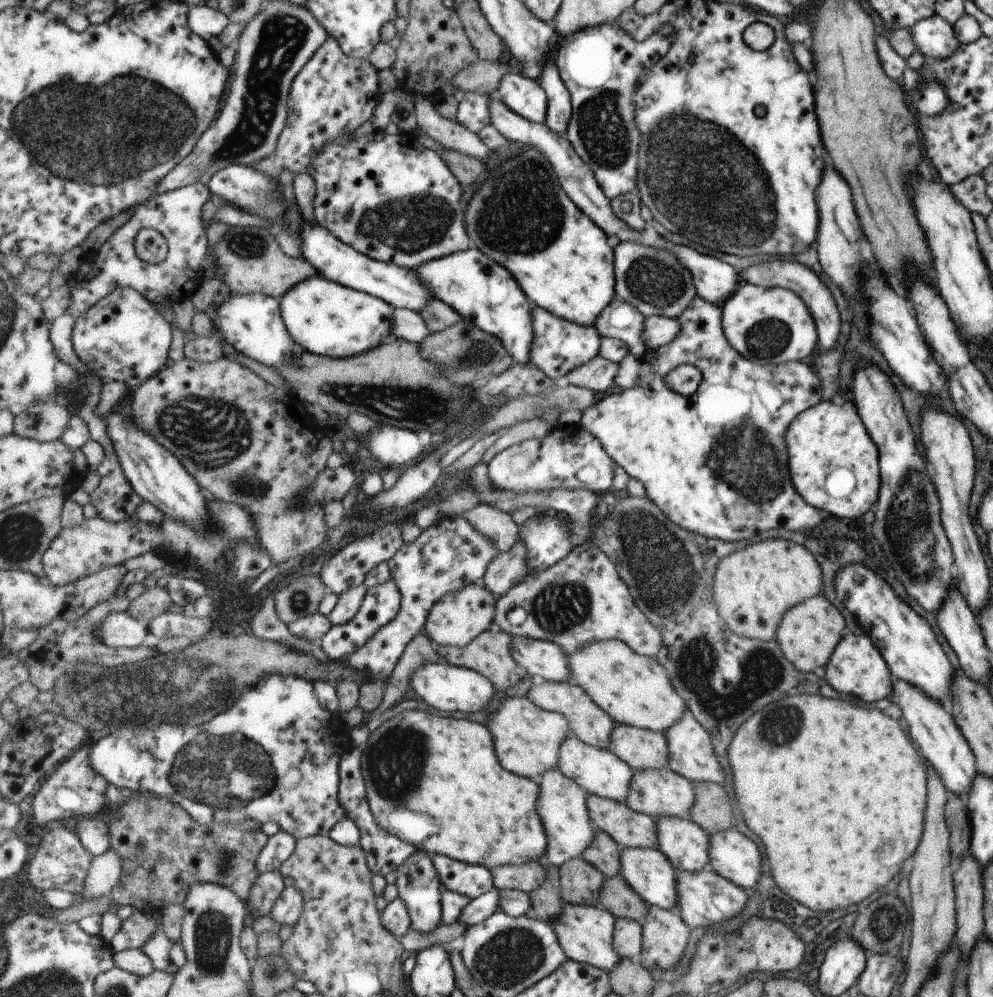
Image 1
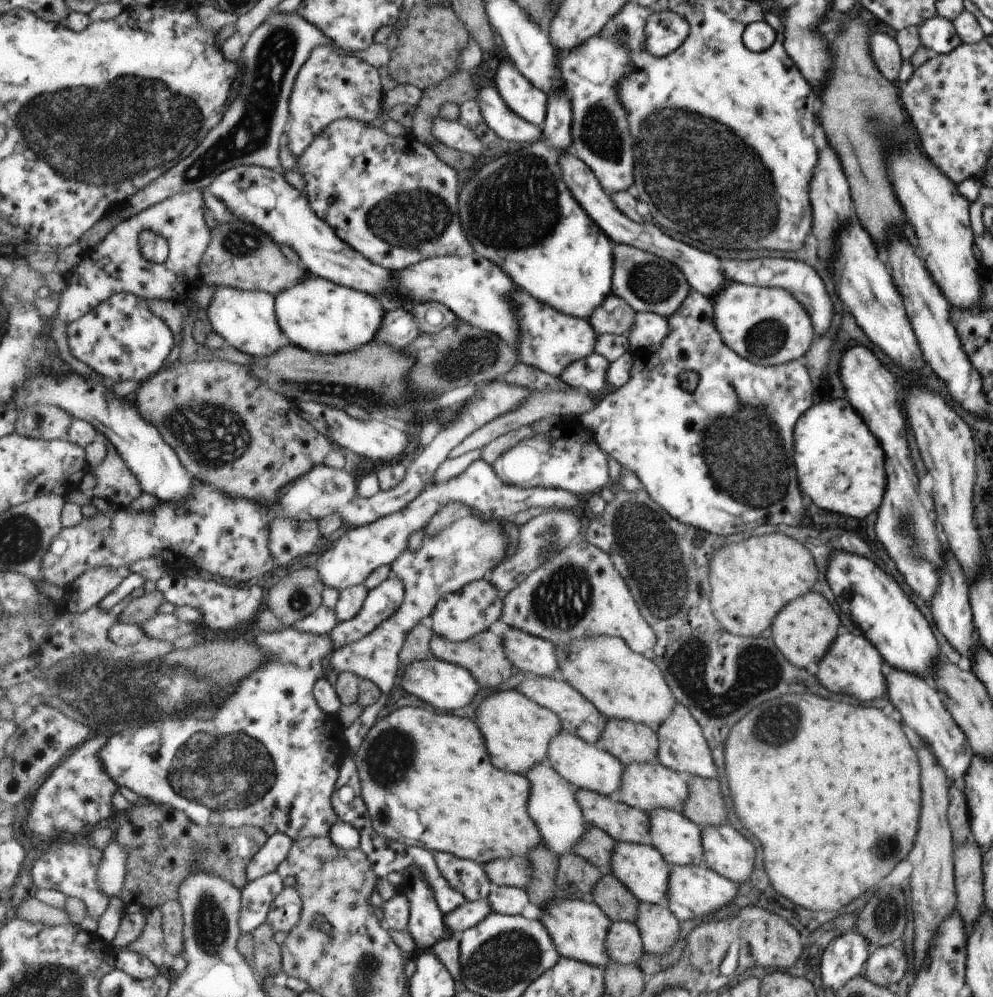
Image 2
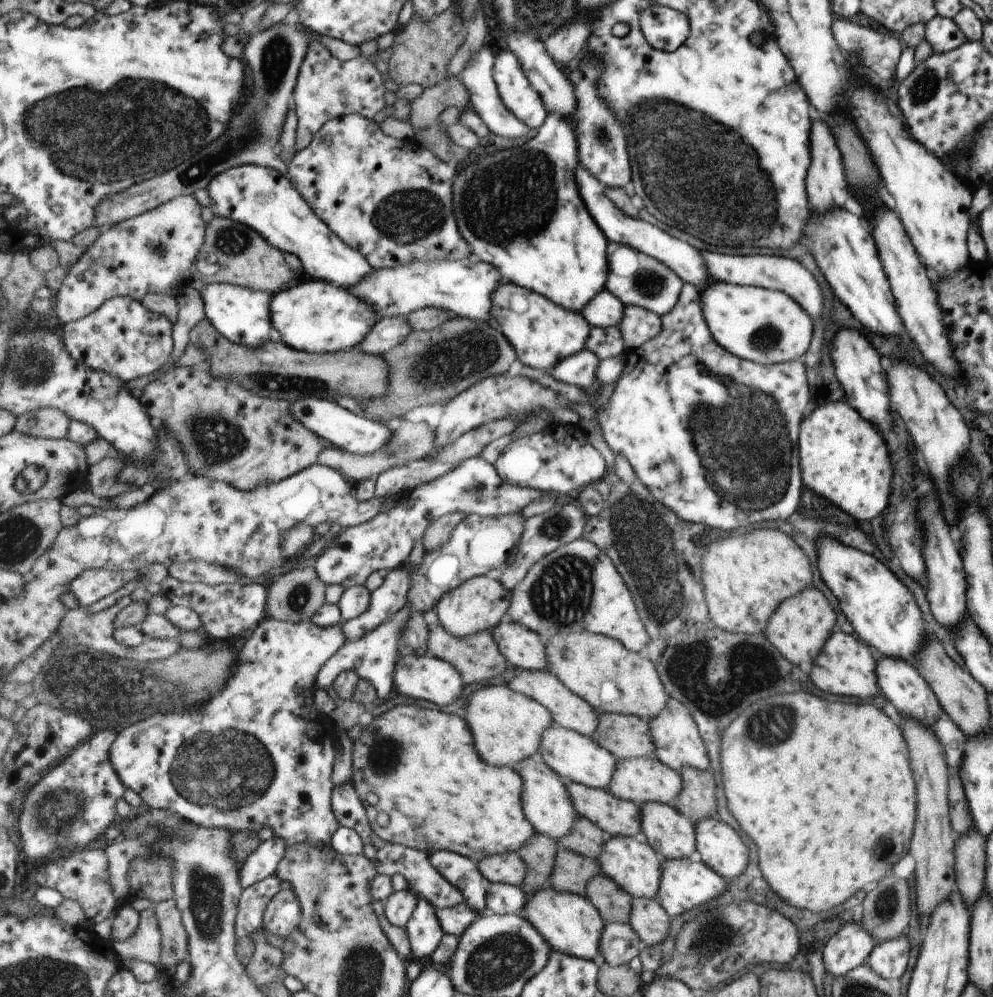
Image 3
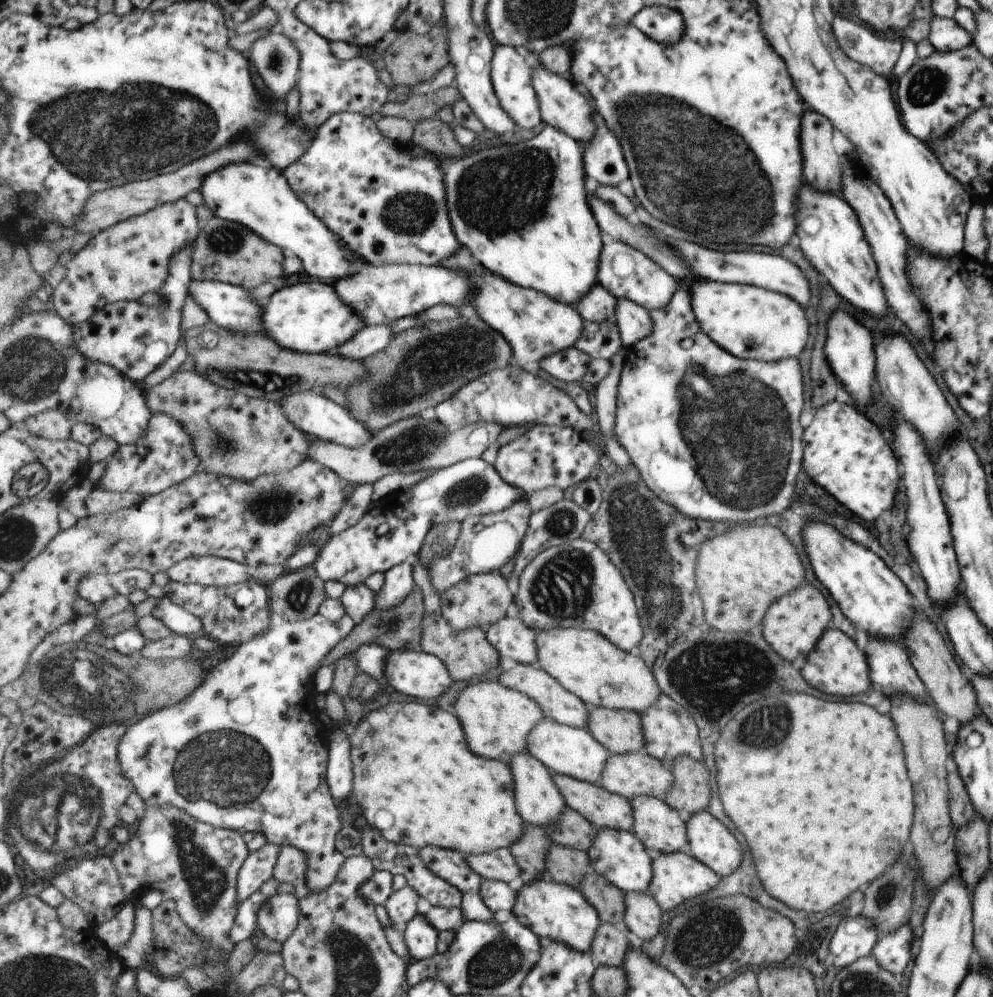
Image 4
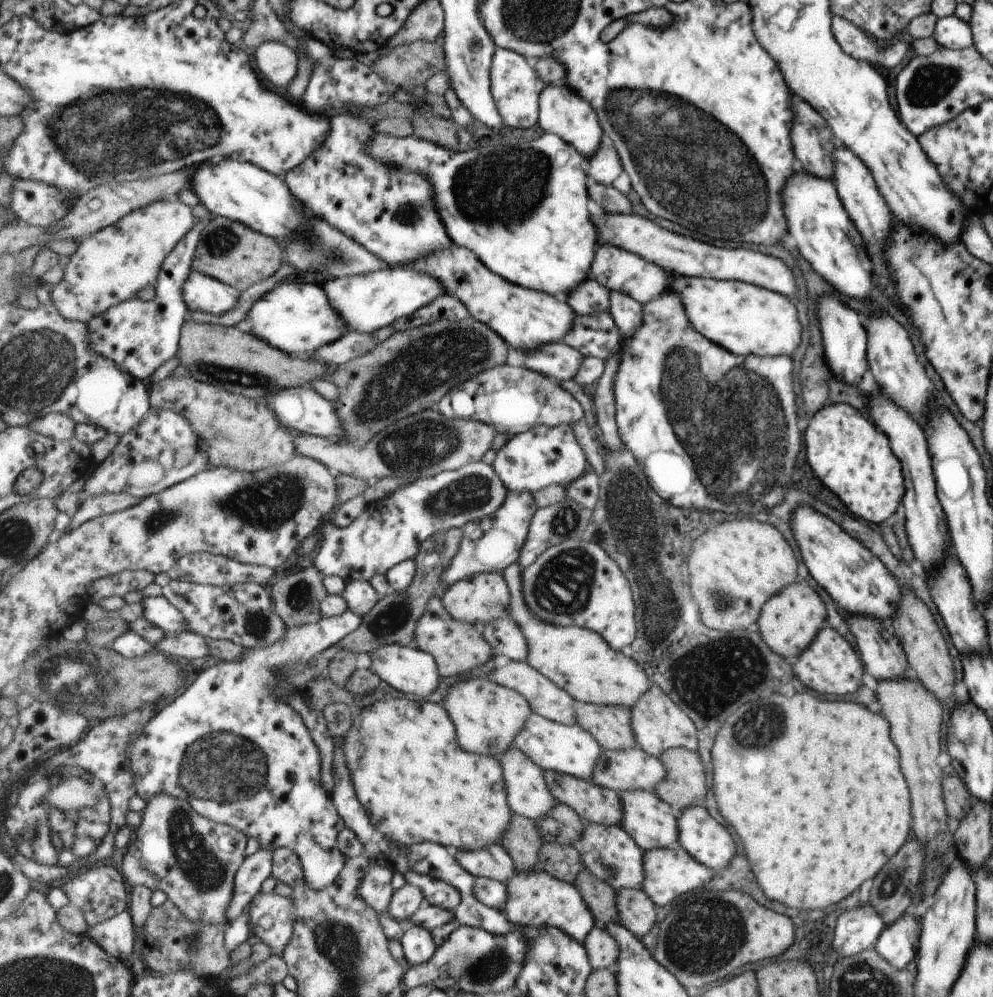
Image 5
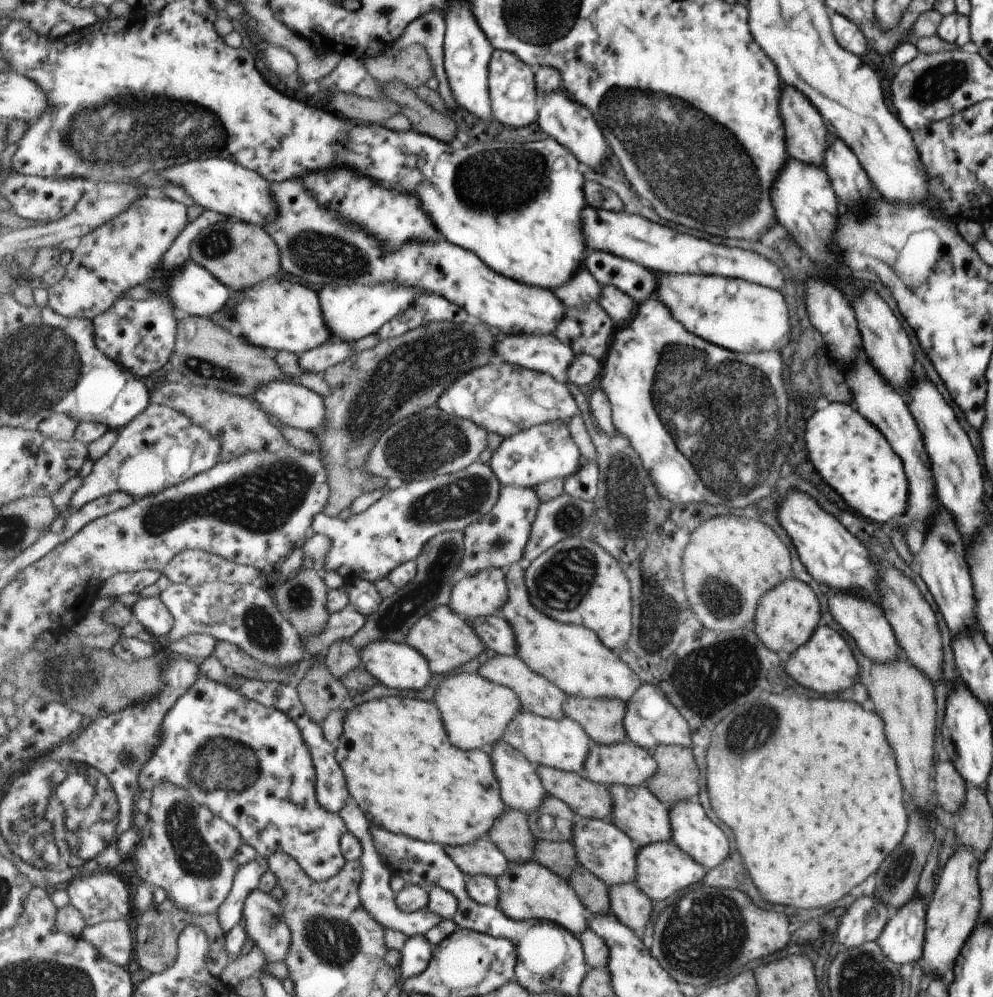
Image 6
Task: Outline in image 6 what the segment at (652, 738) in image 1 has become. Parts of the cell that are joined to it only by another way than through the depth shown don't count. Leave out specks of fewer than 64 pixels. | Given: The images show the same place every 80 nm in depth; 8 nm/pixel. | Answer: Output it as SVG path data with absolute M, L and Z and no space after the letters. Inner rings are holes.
M569 697L565 714L592 737L594 743L613 746L629 741L625 730L625 714L628 704L621 700L591 700L582 697Z

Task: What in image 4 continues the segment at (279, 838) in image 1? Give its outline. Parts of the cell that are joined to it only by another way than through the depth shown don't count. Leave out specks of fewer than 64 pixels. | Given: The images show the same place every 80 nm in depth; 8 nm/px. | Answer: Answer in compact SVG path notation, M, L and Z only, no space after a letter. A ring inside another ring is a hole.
M267 842L260 849L250 852L238 876L239 904L274 877L280 850L280 846Z

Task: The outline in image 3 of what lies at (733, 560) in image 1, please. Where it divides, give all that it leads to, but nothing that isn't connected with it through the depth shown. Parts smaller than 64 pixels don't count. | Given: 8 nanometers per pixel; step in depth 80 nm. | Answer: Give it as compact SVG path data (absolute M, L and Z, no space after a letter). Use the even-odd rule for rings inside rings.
M754 528L744 534L708 543L700 560L709 620L721 630L744 635L763 632L771 614L783 600L811 586L811 563L791 537L778 529Z

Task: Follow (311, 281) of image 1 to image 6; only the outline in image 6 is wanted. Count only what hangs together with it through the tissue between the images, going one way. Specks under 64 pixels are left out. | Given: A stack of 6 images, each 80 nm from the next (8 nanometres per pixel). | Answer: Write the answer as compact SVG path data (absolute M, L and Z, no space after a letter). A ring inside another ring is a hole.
M277 279L271 284L259 284L234 294L227 307L232 309L232 321L241 324L241 335L260 348L277 352L284 350L300 358L305 352L313 351L332 340L333 332L329 332L329 324L325 320L320 292L303 284Z

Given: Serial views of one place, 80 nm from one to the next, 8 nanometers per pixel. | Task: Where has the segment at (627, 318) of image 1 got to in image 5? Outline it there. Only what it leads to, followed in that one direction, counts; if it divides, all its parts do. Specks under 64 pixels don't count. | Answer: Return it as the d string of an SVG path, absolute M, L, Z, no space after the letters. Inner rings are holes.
M593 278L585 279L565 299L580 315L610 310L610 290Z

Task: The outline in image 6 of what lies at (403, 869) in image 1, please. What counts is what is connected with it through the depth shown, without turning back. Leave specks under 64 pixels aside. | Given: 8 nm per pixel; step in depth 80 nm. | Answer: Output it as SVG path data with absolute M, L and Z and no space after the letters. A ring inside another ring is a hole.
M427 936L409 937L406 946L400 952L402 959L399 962L399 974L402 981L420 976L433 959L435 946L428 940Z

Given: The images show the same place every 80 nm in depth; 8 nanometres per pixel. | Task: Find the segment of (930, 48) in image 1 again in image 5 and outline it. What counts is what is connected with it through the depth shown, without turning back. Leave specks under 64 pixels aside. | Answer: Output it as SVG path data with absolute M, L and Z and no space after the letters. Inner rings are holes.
M954 14L936 20L932 37L943 49L964 49L972 45L970 26Z

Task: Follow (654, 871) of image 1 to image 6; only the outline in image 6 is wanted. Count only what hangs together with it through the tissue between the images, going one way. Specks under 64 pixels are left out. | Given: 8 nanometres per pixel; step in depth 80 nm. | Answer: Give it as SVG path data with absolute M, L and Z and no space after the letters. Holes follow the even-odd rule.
M578 817L576 822L576 846L577 859L585 869L599 877L611 888L617 884L629 884L637 880L640 875L637 872L637 856L640 855L640 847L635 841L618 828L611 820L587 819Z

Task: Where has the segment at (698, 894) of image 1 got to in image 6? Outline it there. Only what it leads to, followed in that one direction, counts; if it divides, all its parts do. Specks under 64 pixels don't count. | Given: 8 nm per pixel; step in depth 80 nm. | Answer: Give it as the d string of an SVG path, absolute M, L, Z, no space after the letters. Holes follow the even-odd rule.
M667 841L640 847L640 855L637 856L637 872L640 875L636 882L640 885L641 892L654 901L660 901L691 884L698 883L703 879L706 870L699 862L693 861L687 853L673 845L671 841Z

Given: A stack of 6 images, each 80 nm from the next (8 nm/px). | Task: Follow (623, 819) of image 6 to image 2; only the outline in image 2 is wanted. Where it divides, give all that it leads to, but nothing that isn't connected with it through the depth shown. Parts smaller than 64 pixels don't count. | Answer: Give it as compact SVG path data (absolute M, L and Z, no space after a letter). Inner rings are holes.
M662 808L647 813L649 817L650 844L656 848L664 860L670 865L699 865L703 863L703 846L701 844L701 828L693 824L688 817L674 810Z

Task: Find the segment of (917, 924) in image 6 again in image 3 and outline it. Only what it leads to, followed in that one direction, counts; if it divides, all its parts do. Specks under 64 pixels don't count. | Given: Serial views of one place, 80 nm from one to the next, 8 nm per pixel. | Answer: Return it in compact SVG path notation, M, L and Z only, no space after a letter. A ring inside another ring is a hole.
M905 935L896 939L877 942L865 960L878 975L885 979L899 979L907 966L907 952L909 944Z

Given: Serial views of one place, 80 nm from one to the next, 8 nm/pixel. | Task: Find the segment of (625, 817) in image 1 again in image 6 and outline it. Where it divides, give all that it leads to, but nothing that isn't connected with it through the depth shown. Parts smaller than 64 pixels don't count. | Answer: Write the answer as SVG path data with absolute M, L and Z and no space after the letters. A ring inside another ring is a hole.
M539 767L548 795L563 800L577 815L587 819L610 820L616 801L607 785L597 784L582 774Z

